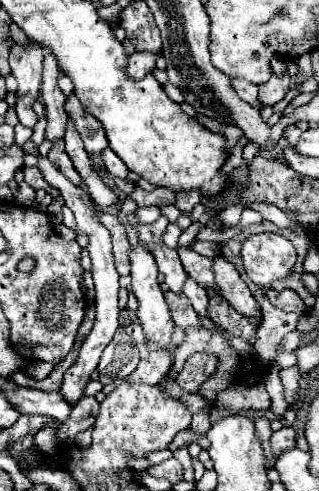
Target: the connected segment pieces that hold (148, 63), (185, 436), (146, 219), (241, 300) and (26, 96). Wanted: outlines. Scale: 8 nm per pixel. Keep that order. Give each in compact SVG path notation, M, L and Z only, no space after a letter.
M135 52L129 56L129 66L127 72L131 78L143 78L155 68L159 54L149 54L149 52Z
M185 428L185 430L181 430L181 432L175 434L173 442L169 444L169 450L175 452L175 450L179 450L179 448L187 448L187 446L193 444L193 442L199 444L204 450L210 446L209 440L204 435L199 435L197 432L193 432L191 428Z
M137 208L135 212L133 212L133 216L137 216L139 218L139 224L153 224L159 216L161 216L161 212L159 212L159 208Z
M217 256L213 260L213 270L215 270L215 282L221 288L221 296L245 318L249 318L255 326L261 324L259 318L259 306L255 302L255 298L251 296L247 284L241 280L239 272L235 270L235 266L231 262L227 262L225 258Z
M15 44L11 48L9 66L13 76L17 78L15 112L19 116L19 122L29 128L33 128L37 122L37 114L33 112L33 102L39 96L41 68L43 68L41 62L43 62L43 50L37 44L27 44L27 46Z

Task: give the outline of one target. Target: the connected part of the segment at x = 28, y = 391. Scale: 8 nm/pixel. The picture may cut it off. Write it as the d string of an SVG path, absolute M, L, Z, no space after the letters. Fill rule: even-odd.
M19 388L13 394L5 394L13 406L21 414L41 414L41 416L51 416L59 422L65 422L75 408L73 402L65 402L59 392L43 392L43 390L33 390L33 388Z

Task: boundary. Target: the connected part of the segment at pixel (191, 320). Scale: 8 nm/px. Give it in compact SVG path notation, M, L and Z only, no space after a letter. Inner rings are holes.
M175 294L175 308L173 308L173 320L179 328L187 330L187 328L201 328L201 320L195 314L193 306L189 306L189 300L185 298L185 294Z

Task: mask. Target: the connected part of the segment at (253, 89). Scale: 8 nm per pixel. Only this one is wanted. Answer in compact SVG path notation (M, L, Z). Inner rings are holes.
M231 76L231 86L233 86L233 90L239 94L239 98L243 98L245 102L261 108L261 104L255 100L255 98L257 98L257 86L253 86L251 82L245 82L245 80L241 80L241 78L233 78L233 76Z

